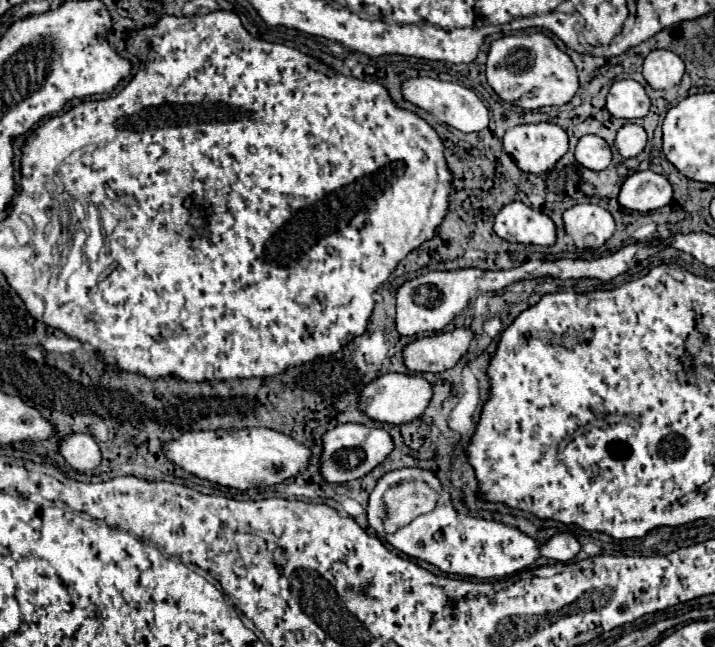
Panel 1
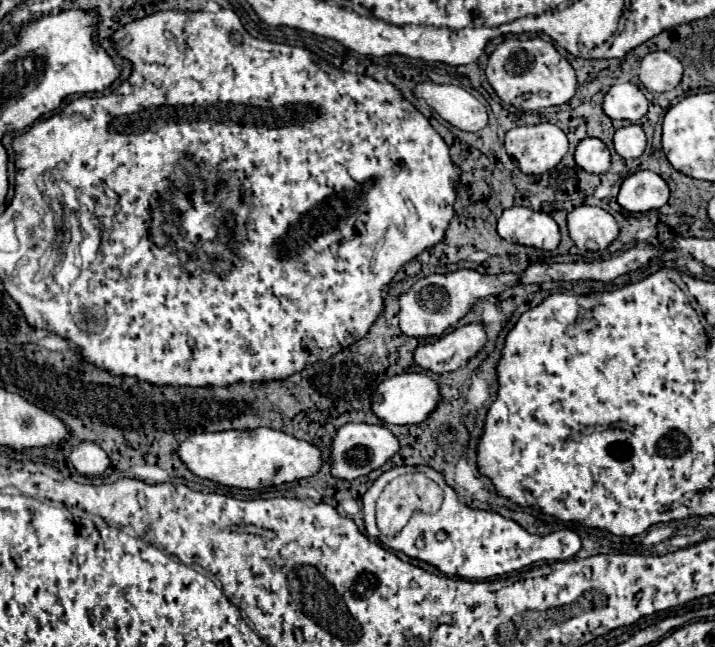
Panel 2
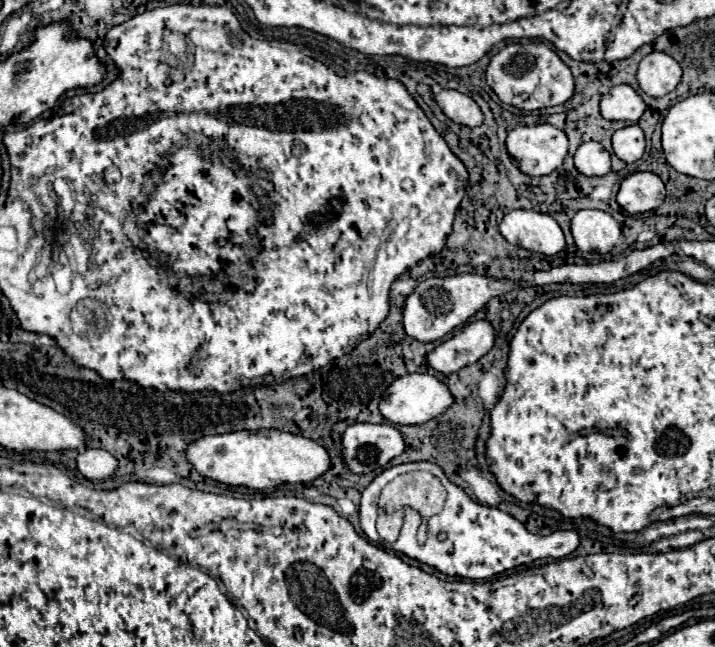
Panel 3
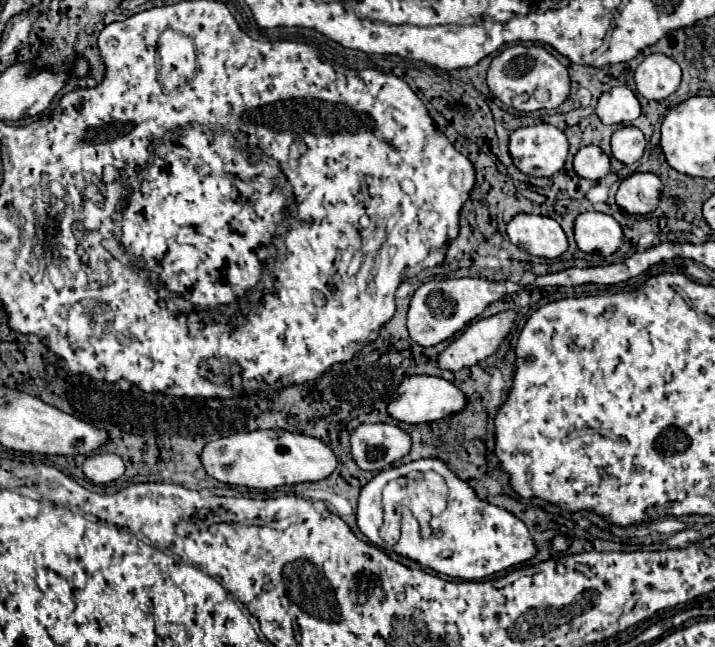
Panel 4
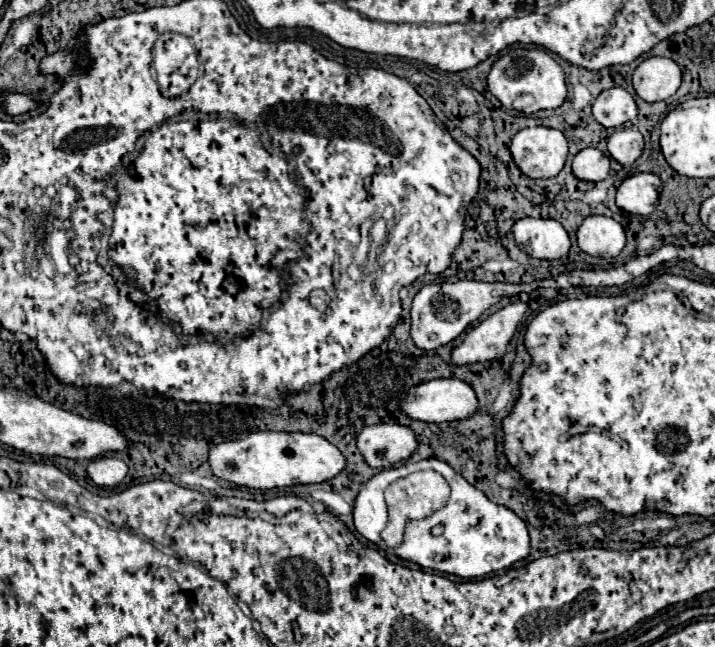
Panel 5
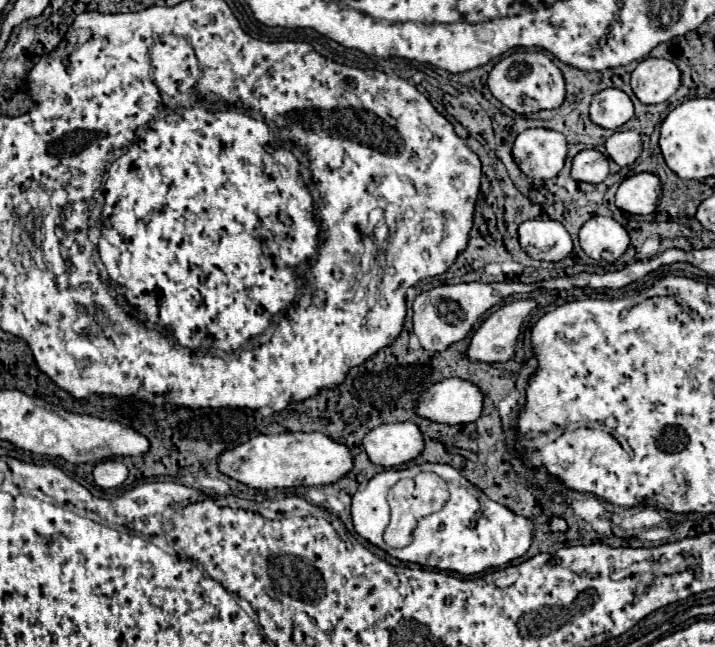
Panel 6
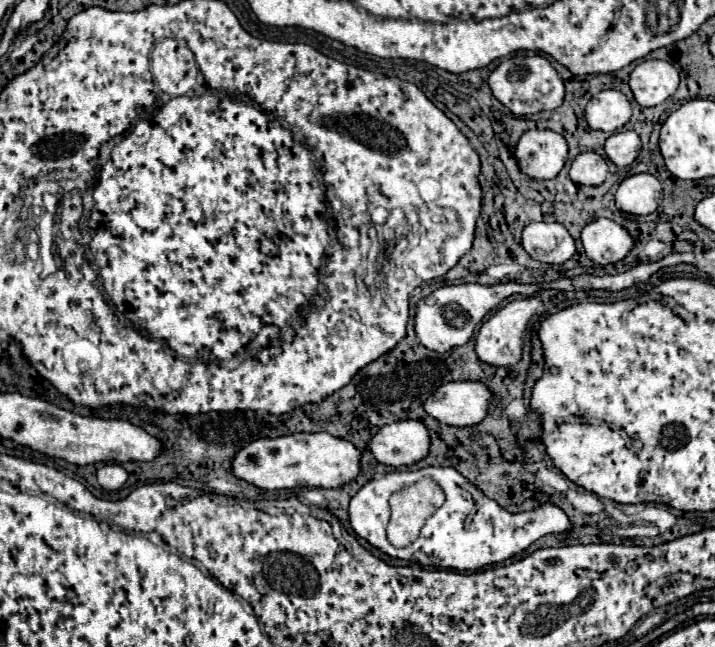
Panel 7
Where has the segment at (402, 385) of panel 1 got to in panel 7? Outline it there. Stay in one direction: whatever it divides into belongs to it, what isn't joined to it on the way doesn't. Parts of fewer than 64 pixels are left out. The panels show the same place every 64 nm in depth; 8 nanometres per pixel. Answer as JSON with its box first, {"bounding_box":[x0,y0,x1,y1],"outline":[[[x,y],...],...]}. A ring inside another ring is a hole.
{"bounding_box":[424,382,490,426],"outline":[[[482,382],[442,384],[424,402],[424,412],[448,426],[474,426],[488,412],[490,392]]]}

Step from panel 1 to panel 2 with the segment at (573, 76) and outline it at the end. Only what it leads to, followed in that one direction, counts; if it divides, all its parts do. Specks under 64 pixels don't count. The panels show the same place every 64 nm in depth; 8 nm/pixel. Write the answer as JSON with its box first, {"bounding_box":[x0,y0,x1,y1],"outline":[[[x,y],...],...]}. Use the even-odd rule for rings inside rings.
{"bounding_box":[486,36,576,110],"outline":[[[540,36],[526,40],[508,38],[500,42],[488,58],[486,78],[500,100],[522,110],[560,106],[566,104],[576,92],[576,72],[572,64],[554,48],[552,42],[546,42]]]}

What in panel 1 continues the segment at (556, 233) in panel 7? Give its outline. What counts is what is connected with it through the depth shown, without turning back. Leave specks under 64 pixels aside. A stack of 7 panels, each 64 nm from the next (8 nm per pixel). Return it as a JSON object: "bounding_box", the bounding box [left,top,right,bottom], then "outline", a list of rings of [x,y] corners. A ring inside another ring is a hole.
{"bounding_box":[494,202,556,246],"outline":[[[510,202],[496,214],[494,232],[508,242],[520,244],[550,246],[556,240],[554,222],[544,212],[532,210],[522,202]]]}

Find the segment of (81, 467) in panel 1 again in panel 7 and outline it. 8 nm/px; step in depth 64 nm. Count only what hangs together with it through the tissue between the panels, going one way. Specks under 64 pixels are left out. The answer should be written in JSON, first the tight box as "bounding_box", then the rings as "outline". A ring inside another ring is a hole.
{"bounding_box":[96,464,128,490],"outline":[[[104,464],[96,470],[96,478],[104,490],[118,490],[126,482],[128,472],[122,464]]]}

